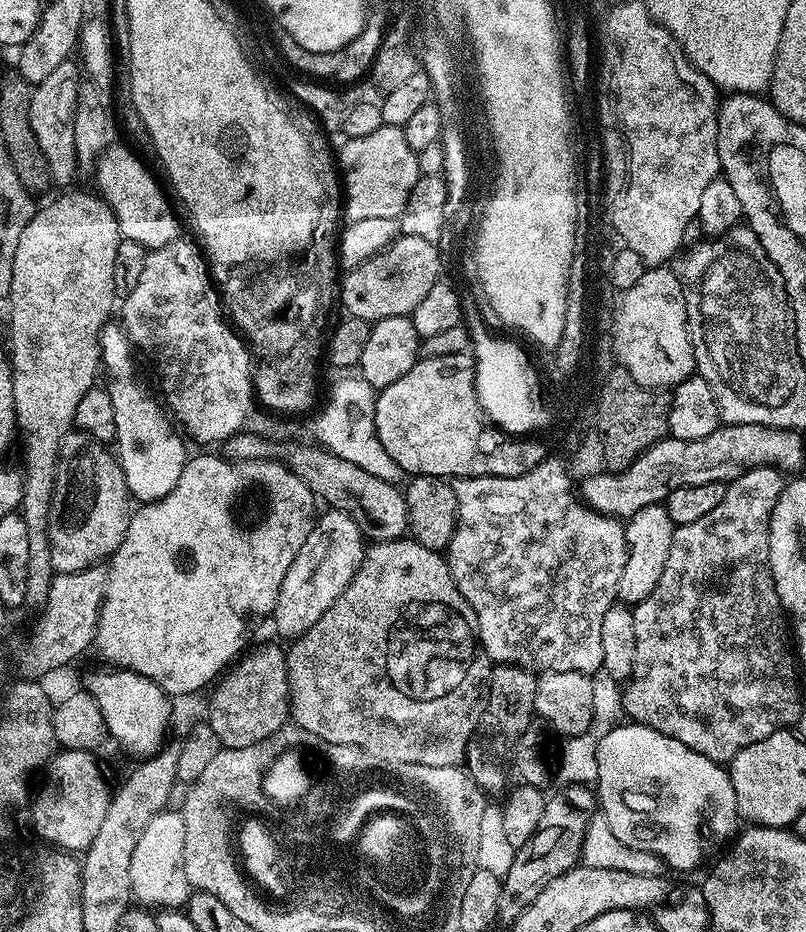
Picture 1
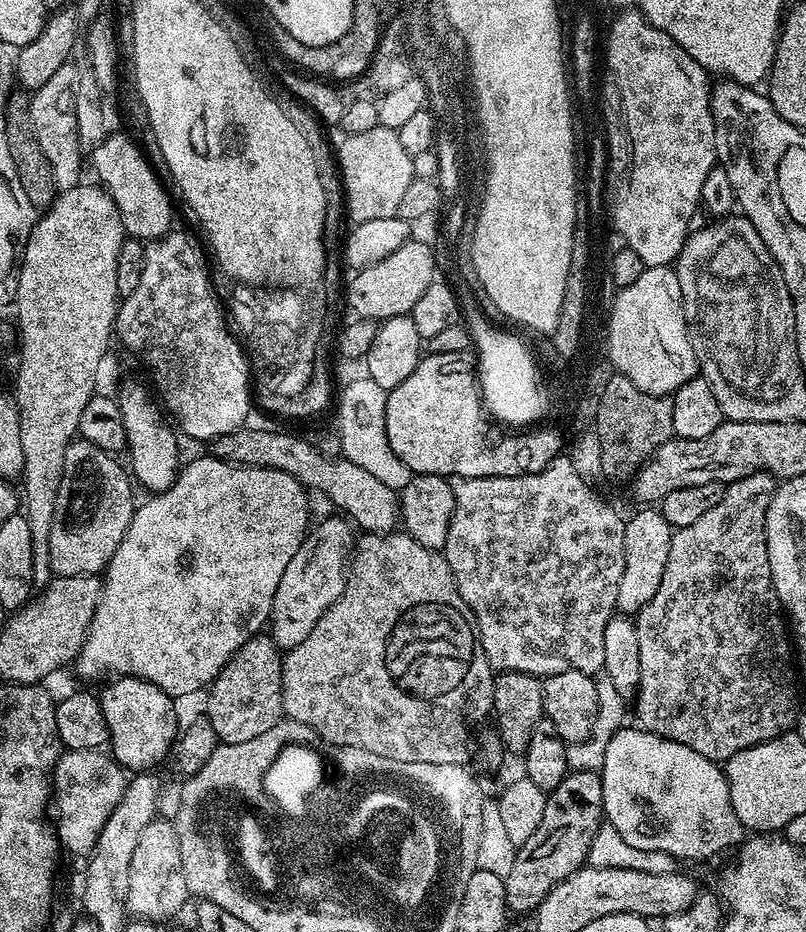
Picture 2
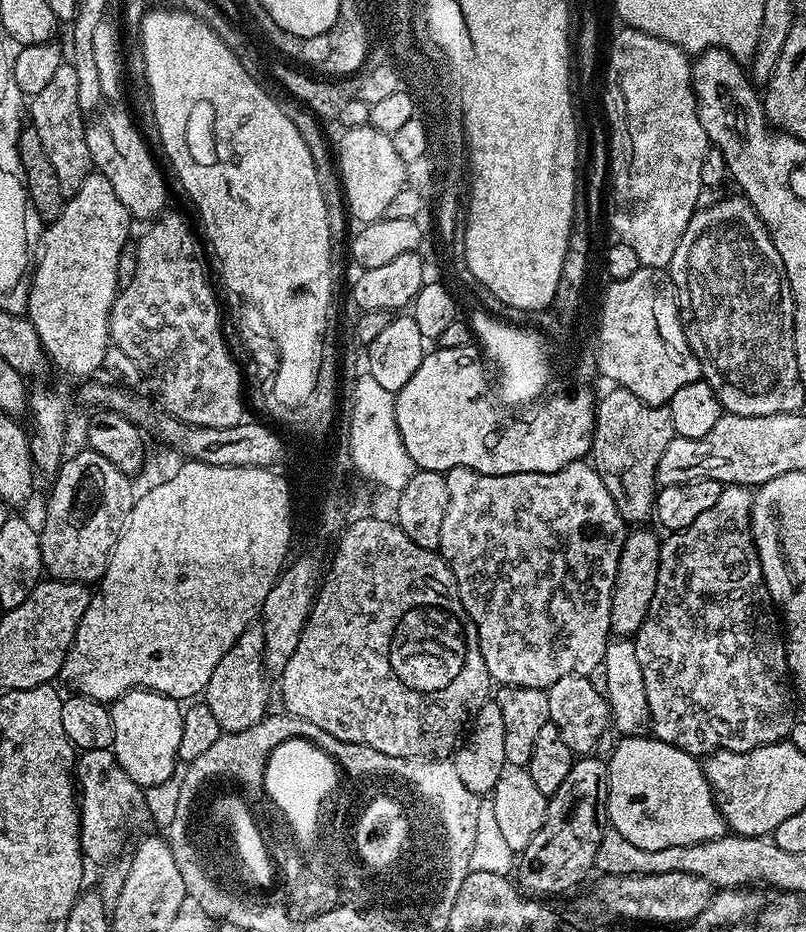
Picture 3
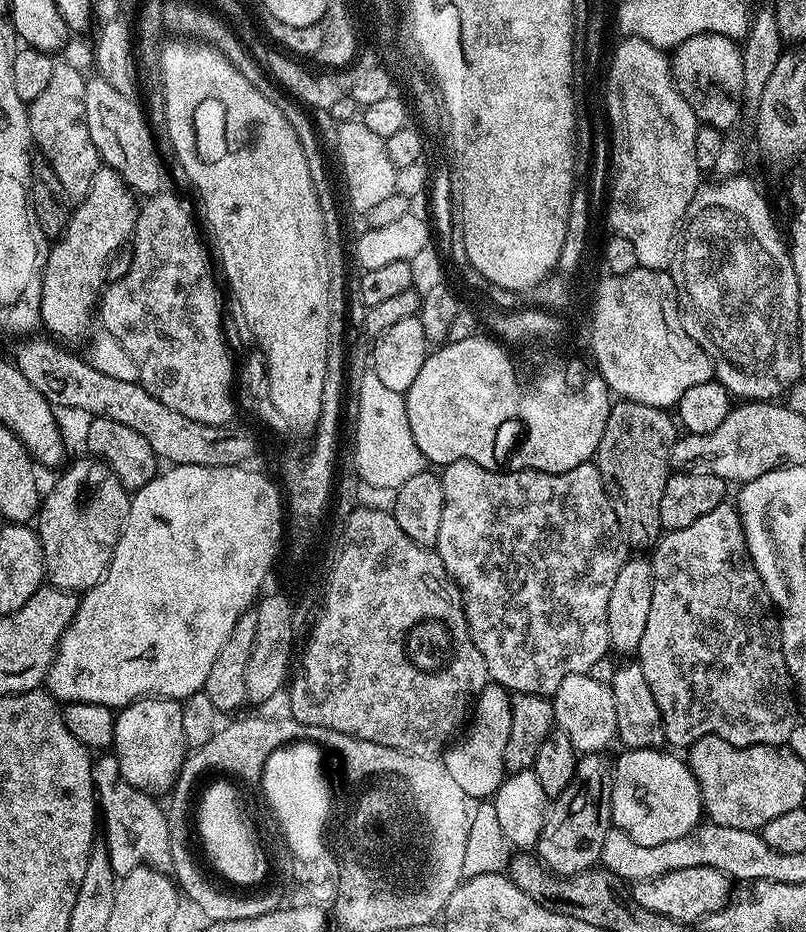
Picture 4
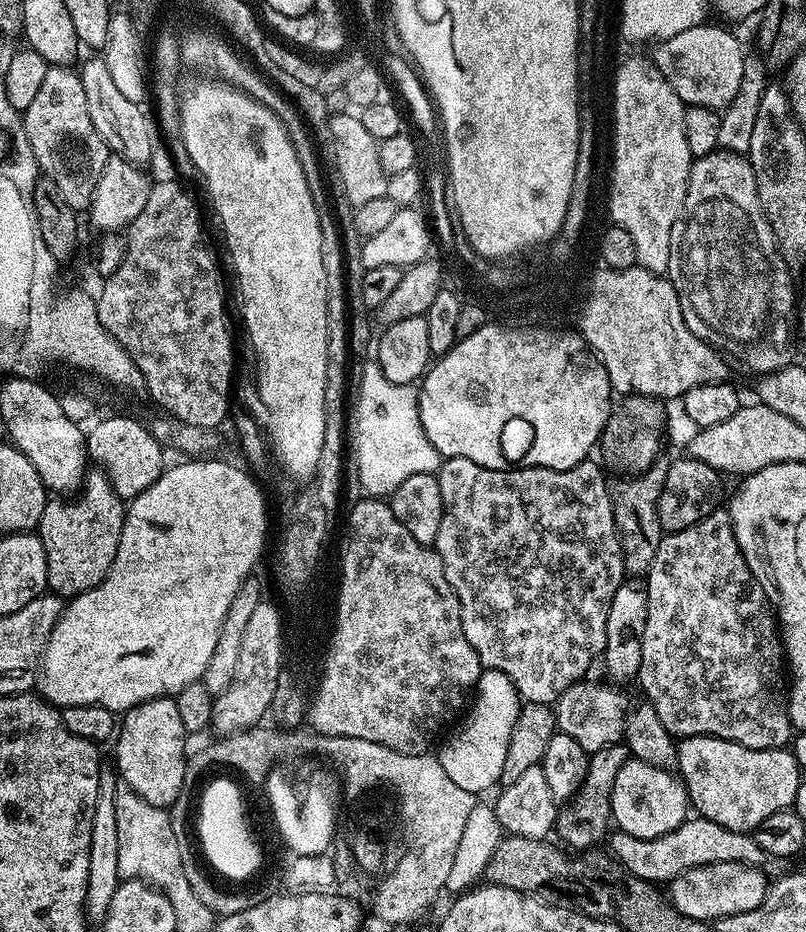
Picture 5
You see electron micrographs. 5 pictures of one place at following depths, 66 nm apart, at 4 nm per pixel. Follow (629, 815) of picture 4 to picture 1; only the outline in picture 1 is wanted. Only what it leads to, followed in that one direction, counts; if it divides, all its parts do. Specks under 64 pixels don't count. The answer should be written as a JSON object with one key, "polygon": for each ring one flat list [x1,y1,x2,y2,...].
{"polygon":[[623,722,598,742,597,776,594,789,600,795,599,811,603,812,606,822,610,822,610,830,614,830,614,835,620,841,626,842,626,846,634,846,634,850,646,850,650,854,659,856,669,869,677,868,680,872,688,872,691,868,698,867,719,844,725,843,724,845,727,845,737,835,736,823,741,823,742,820,734,794,734,782,728,777,728,768,725,765,718,764,715,760,682,746,682,742,678,742,678,738,670,738,650,726,642,726,641,724]]}

